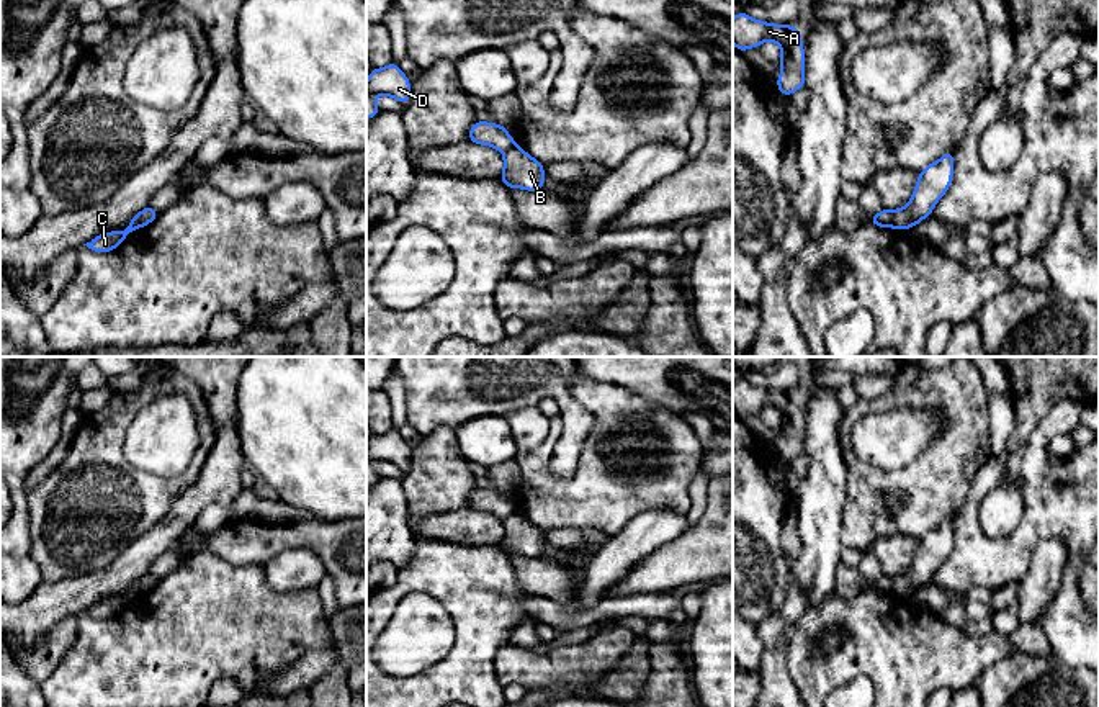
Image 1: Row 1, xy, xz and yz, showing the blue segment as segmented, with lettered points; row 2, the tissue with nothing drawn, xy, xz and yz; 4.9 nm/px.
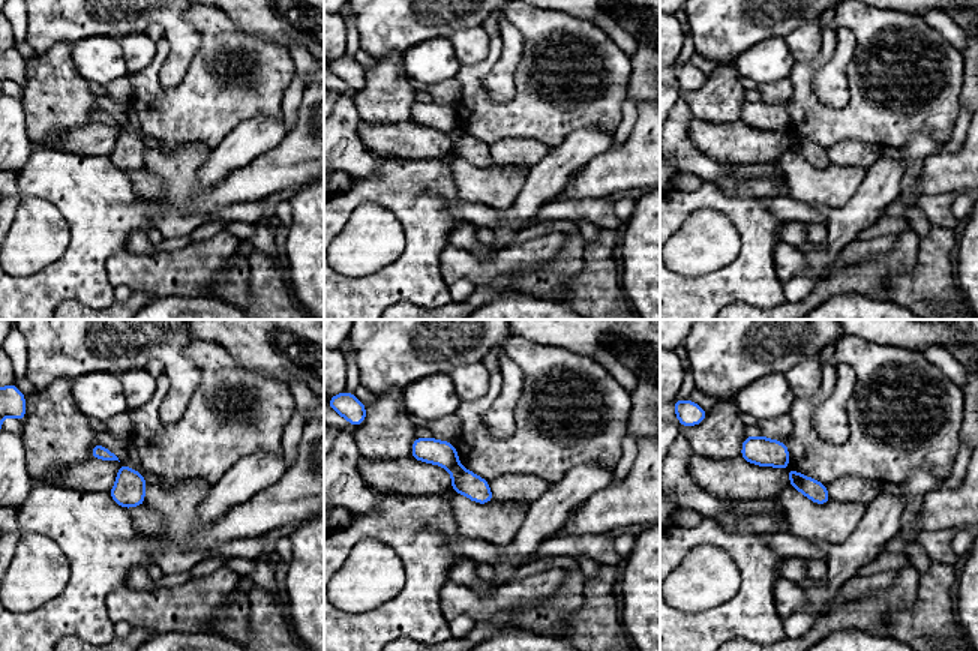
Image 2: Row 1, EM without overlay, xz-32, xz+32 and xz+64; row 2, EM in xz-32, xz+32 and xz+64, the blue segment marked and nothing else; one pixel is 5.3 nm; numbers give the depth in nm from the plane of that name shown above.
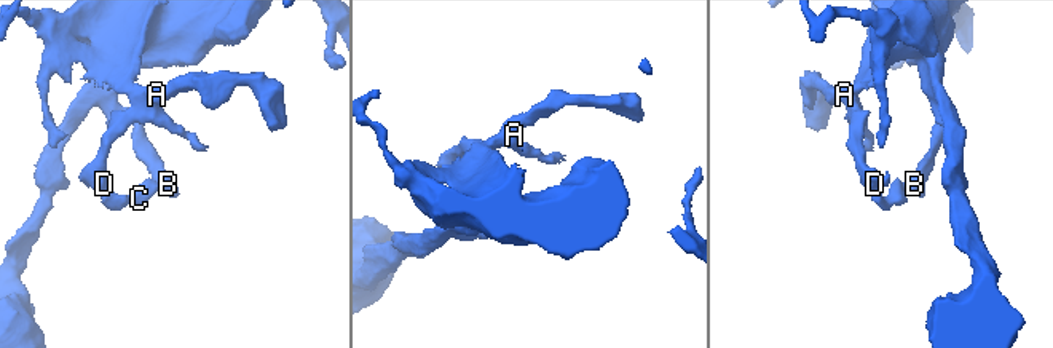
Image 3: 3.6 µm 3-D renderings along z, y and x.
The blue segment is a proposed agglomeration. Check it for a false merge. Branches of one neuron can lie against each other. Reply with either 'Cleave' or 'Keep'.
Cleave

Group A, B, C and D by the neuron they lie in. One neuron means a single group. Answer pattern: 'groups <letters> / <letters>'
groups A C D / B

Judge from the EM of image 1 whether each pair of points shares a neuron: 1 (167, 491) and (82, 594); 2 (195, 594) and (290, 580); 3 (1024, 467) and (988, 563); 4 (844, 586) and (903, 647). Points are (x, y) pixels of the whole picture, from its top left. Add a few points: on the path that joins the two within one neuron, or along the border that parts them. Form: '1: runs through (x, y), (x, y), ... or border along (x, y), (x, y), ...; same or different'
1: border along (133, 540), (108, 565), (84, 575), (67, 576); different
2: border along (262, 565), (265, 580), (275, 589), (306, 588); different
3: runs through (1034, 493), (1034, 526), (1014, 545); same
4: border along (867, 586), (851, 599), (843, 599), (836, 593); different

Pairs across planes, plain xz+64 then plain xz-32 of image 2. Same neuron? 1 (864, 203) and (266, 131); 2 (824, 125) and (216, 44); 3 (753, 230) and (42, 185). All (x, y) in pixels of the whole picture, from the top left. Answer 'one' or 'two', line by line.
1: one
2: one
3: one

